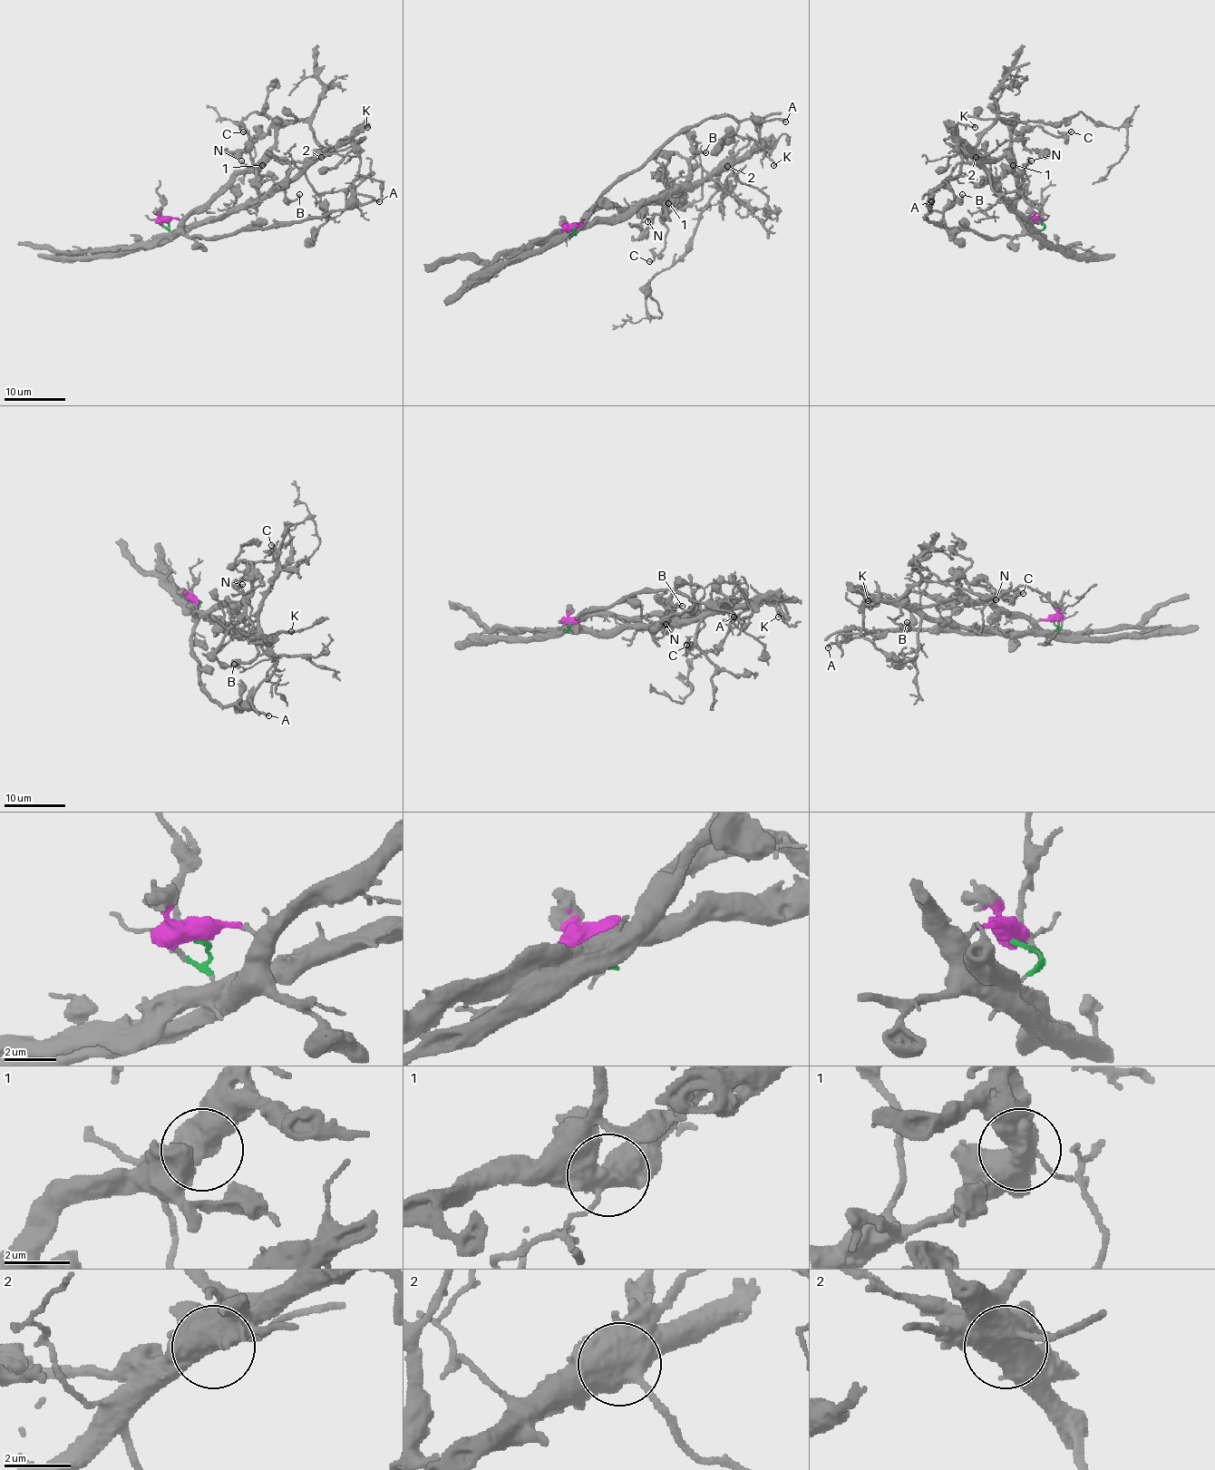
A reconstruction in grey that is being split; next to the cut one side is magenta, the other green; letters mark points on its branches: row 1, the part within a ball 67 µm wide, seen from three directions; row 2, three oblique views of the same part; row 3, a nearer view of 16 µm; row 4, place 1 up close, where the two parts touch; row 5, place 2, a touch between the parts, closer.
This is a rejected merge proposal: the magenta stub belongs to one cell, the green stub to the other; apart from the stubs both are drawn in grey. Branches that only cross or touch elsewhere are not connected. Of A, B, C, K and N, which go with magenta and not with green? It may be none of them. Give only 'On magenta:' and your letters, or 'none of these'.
On magenta: A, B, C

